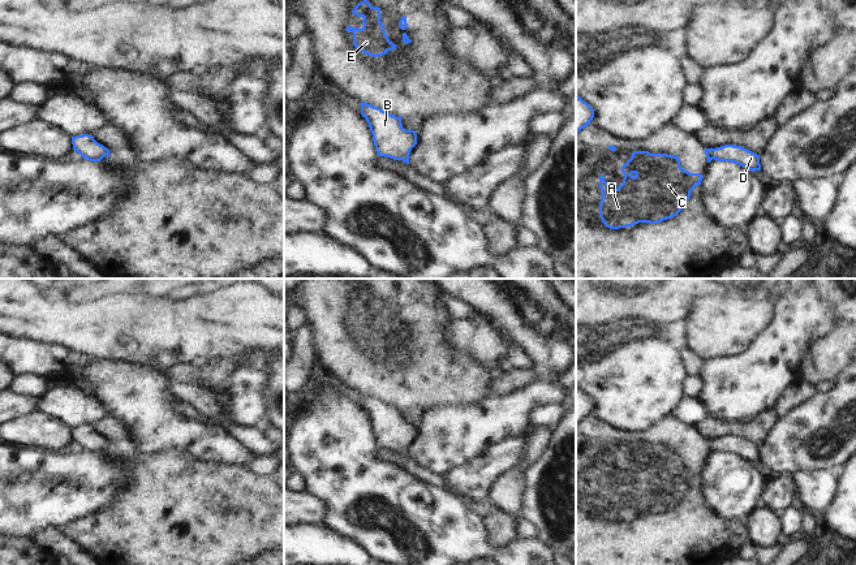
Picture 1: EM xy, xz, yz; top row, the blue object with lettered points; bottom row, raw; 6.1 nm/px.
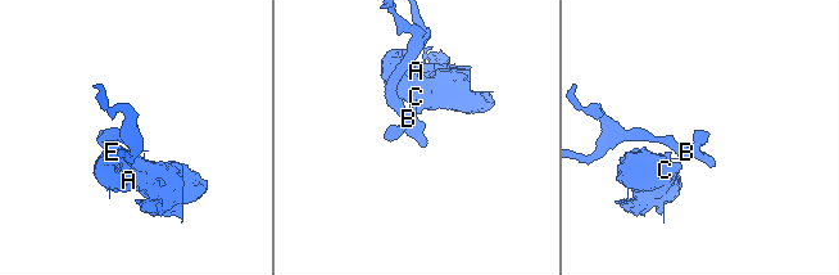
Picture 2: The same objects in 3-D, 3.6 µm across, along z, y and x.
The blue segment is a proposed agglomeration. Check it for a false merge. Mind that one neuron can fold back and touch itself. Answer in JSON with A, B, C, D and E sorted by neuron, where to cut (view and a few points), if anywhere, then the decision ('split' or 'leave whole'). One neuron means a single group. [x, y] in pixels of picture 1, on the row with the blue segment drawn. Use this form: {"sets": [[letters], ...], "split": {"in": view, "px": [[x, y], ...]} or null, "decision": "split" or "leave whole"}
{"sets": [["A", "C", "E"], ["B", "D"]], "split": {"in": "yz", "px": [[706, 149], [713, 158]]}, "decision": "split"}

